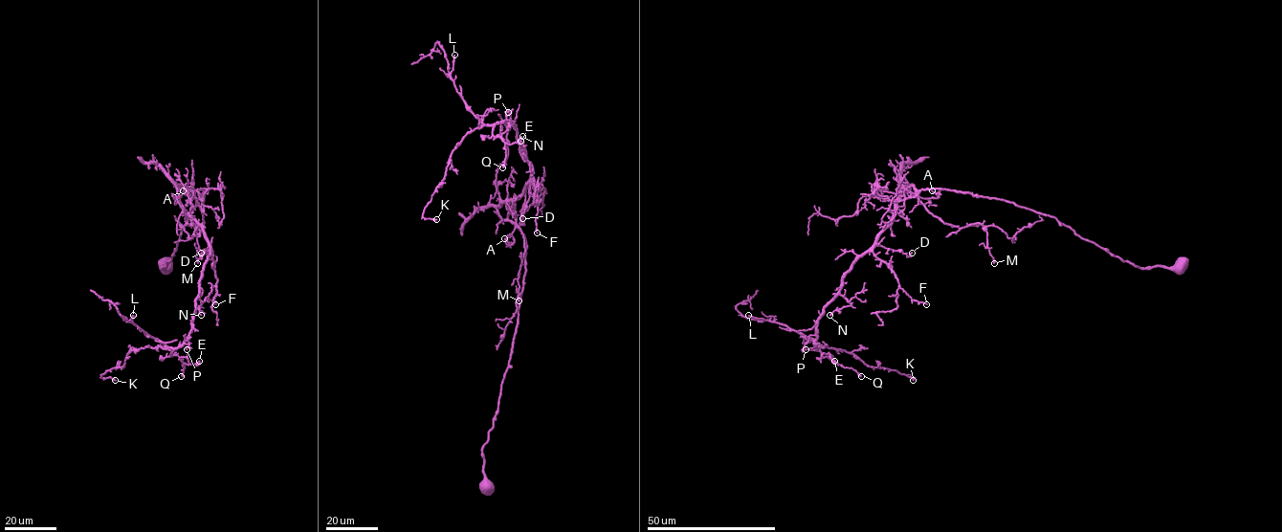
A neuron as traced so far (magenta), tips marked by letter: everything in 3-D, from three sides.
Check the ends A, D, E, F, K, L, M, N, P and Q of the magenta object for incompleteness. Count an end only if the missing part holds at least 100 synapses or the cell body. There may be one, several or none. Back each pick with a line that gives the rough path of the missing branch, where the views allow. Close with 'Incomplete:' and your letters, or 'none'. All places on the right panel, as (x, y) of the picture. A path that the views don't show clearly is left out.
Incomplete: none

